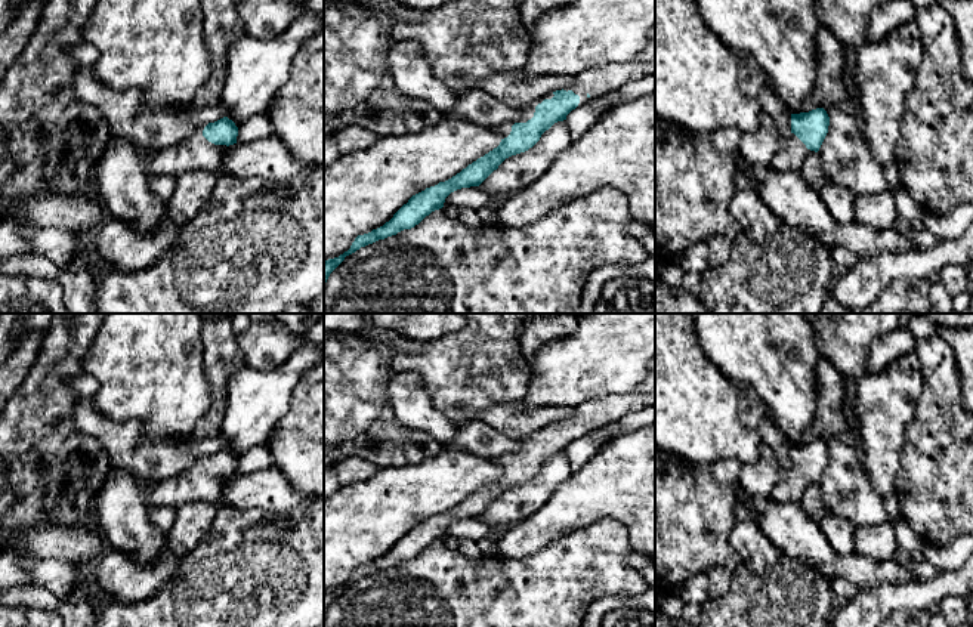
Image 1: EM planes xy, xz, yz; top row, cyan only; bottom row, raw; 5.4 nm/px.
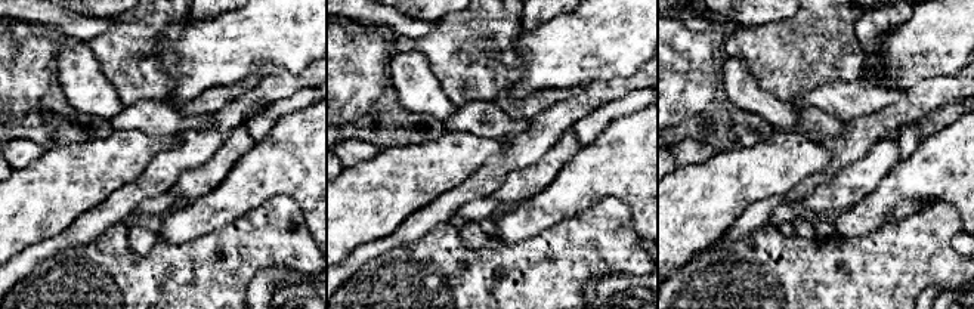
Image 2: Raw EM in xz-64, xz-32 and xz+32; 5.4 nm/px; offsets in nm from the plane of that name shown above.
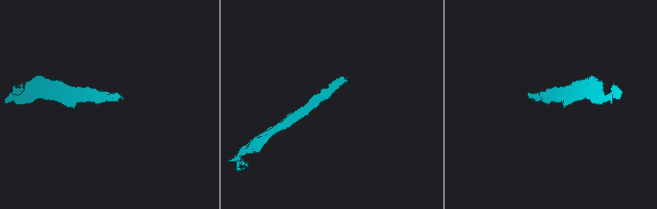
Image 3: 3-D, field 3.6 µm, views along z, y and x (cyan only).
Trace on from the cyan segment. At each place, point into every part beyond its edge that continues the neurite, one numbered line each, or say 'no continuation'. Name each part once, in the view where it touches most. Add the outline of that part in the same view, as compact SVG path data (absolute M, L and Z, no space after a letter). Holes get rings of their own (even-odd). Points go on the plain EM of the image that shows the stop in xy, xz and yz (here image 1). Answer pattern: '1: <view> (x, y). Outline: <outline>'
1: xz (527, 444). Outline: M550 424L550 426L547 426L547 427L543 429L543 430L537 430L535 433L522 438L522 439L519 441L521 448L519 448L516 453L507 453L507 454L503 454L503 455L500 455L500 457L494 457L492 460L498 464L500 470L507 469L507 467L510 466L510 463L512 463L512 457L513 457L515 454L526 454L528 451L531 451L531 450L534 448L535 438L537 438L538 435L541 435L544 430L552 430L553 427L555 427L555 426Z

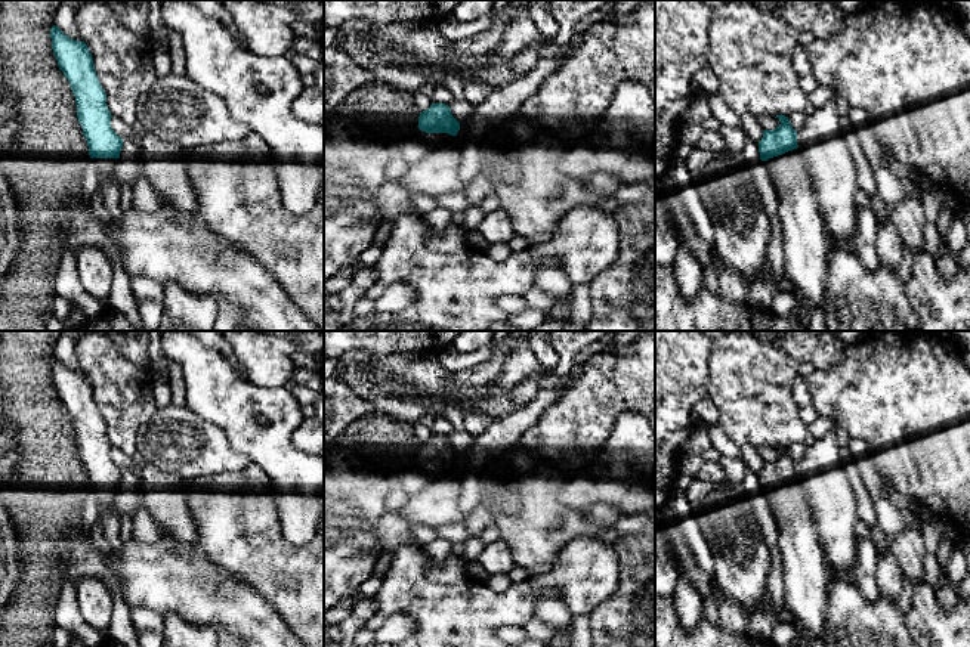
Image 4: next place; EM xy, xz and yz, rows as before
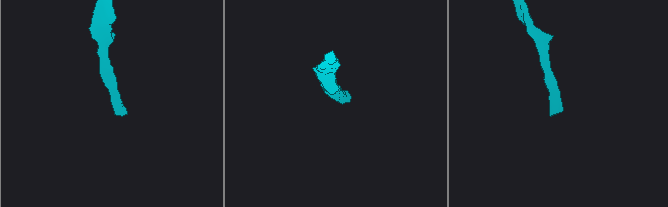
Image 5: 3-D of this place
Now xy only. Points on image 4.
1: xy (104, 497). Outline: M90 489L99 508L106 508L115 504L115 489Z

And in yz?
1: yz (805, 572). Outline: M800 479L766 492L779 529L784 606L793 616L796 644L809 647L824 632L830 570Z

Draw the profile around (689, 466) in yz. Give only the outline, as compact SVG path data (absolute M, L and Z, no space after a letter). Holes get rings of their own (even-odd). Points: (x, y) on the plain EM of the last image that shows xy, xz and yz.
M686 455L680 458L680 465L677 468L679 474L685 474L689 477L698 477L699 468L704 464L704 456L702 455Z

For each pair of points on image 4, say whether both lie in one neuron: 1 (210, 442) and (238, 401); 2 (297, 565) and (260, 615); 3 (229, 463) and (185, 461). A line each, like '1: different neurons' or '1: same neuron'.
1: different neurons
2: different neurons
3: same neuron

